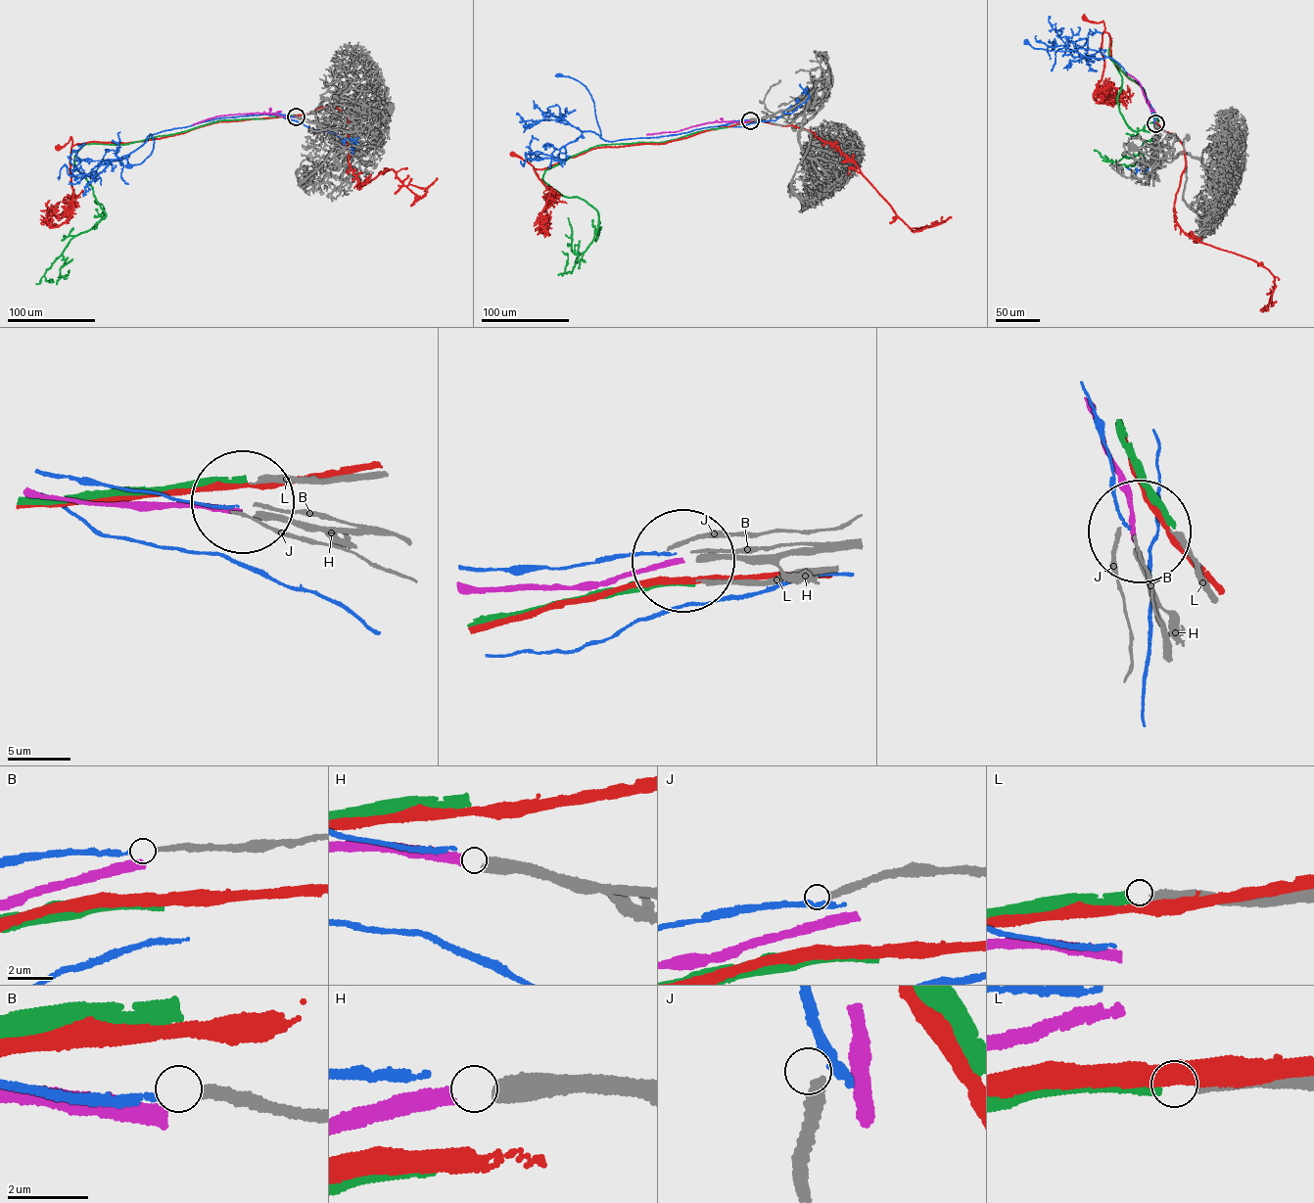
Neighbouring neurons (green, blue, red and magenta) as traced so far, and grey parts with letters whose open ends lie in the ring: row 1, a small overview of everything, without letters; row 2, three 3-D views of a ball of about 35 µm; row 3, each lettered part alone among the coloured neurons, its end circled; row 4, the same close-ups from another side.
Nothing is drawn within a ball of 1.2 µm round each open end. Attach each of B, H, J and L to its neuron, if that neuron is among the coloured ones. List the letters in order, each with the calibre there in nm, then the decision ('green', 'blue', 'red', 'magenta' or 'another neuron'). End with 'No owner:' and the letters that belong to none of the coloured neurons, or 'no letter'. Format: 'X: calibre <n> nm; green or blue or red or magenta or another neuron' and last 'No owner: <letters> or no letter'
B: calibre 240 nm; blue
H: calibre 600 nm; magenta
J: calibre 260 nm; another neuron
L: calibre 220 nm; green
No owner: J

